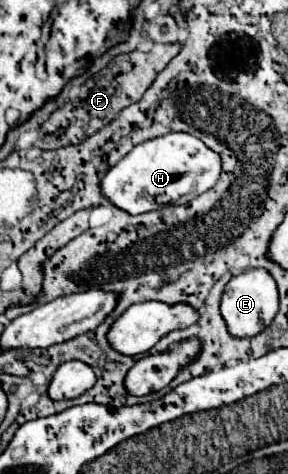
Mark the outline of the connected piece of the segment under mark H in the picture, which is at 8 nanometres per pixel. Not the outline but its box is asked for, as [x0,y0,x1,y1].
[101,132,221,214]

